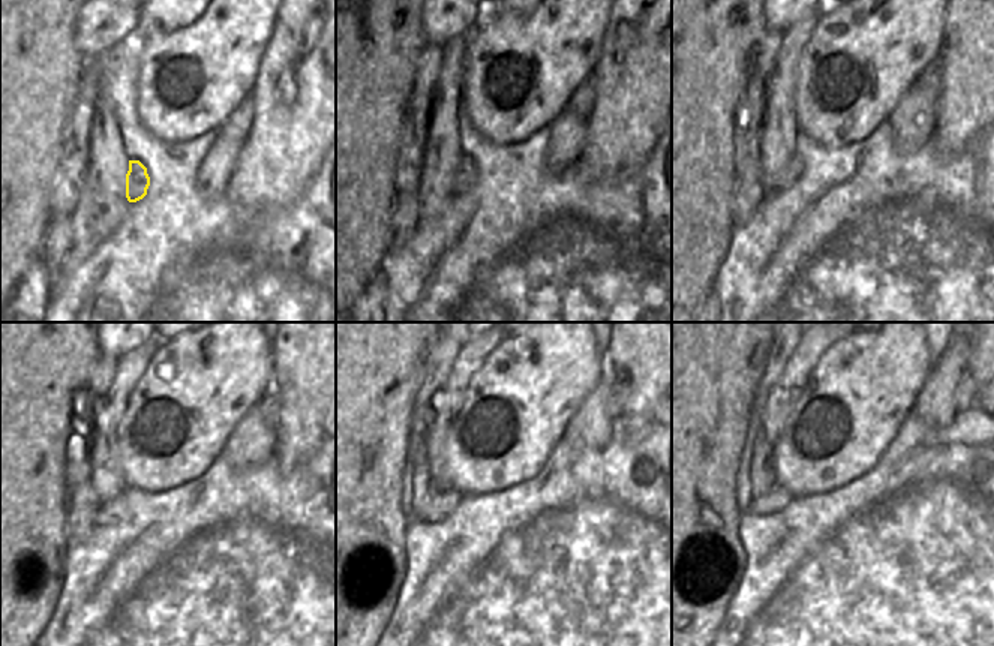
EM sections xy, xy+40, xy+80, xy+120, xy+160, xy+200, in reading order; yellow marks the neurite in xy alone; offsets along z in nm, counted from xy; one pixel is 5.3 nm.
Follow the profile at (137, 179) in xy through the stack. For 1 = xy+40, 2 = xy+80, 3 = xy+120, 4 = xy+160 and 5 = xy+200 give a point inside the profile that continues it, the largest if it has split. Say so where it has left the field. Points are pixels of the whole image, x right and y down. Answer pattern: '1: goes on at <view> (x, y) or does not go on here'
1: goes on at xy+40 (467, 173)
2: goes on at xy+80 (795, 168)
3: goes on at xy+120 (110, 511)
4: goes on at xy+160 (444, 502)
5: goes on at xy+200 (777, 498)

